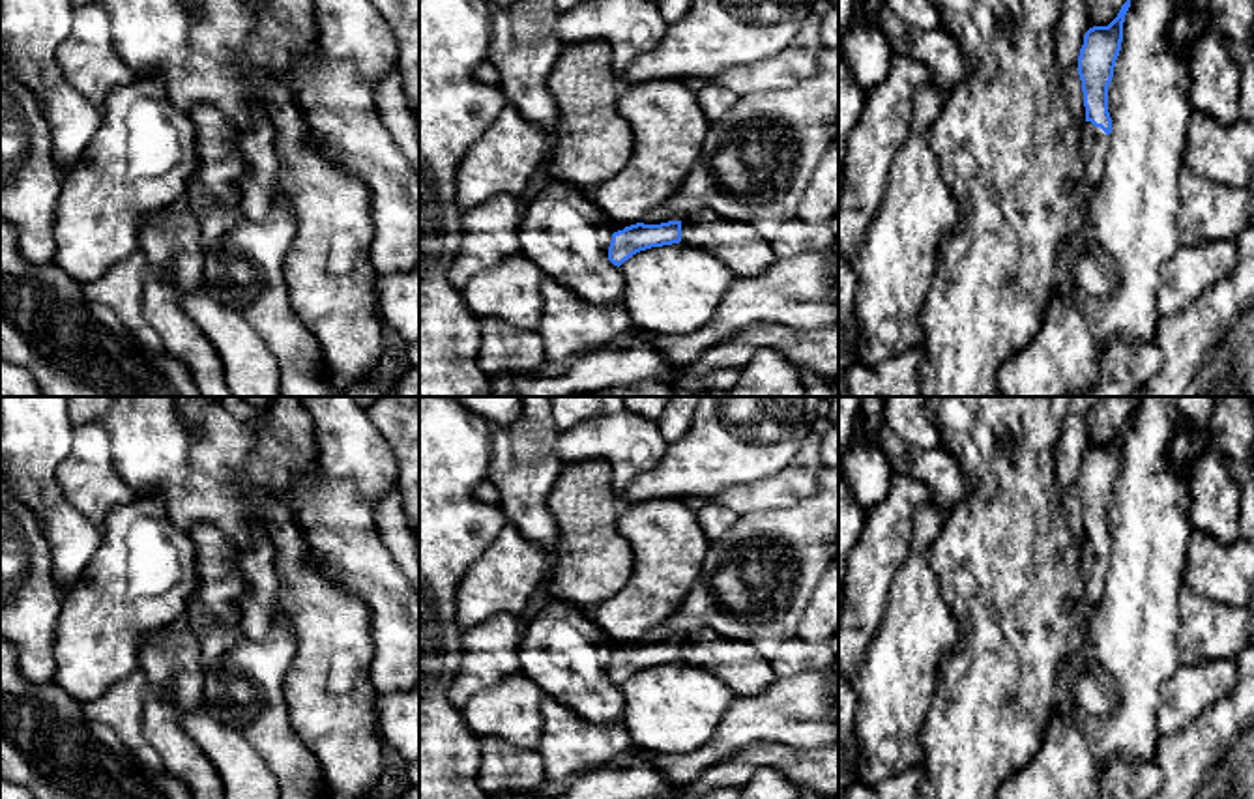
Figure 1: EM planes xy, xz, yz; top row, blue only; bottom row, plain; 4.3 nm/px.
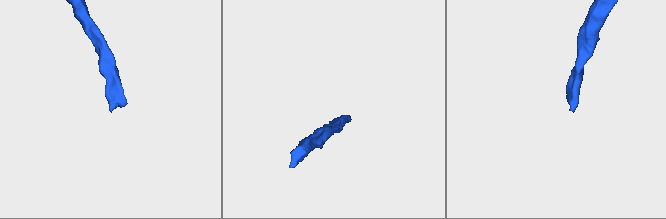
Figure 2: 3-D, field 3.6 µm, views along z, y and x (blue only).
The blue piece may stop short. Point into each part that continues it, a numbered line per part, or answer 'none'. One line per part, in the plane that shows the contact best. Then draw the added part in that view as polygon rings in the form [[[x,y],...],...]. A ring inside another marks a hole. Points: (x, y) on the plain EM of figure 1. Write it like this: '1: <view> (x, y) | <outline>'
1: yz (1093, 558) | [[[1086,541],[1082,546],[1082,578],[1086,586],[1086,601],[1093,608],[1104,593],[1104,578],[1108,571],[1108,554]]]

